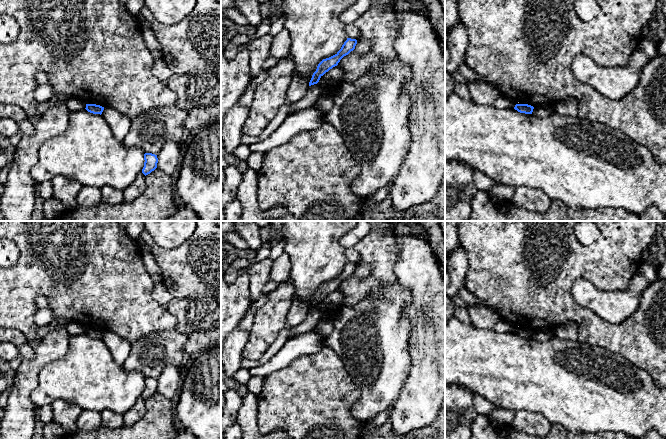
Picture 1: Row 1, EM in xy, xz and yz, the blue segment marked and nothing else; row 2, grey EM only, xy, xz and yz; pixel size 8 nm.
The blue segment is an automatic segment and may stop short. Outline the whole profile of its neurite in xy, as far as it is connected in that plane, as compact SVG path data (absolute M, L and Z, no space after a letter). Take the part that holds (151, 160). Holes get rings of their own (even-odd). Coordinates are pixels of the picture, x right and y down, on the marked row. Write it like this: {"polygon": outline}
{"polygon": "M145 153L144 160L145 162L142 173L146 176L157 168L158 158L155 154Z"}

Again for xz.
{"polygon": "M347 38L341 49L333 56L323 59L317 66L309 82L309 86L317 84L320 78L333 67L337 66L340 60L355 49L356 39Z"}

